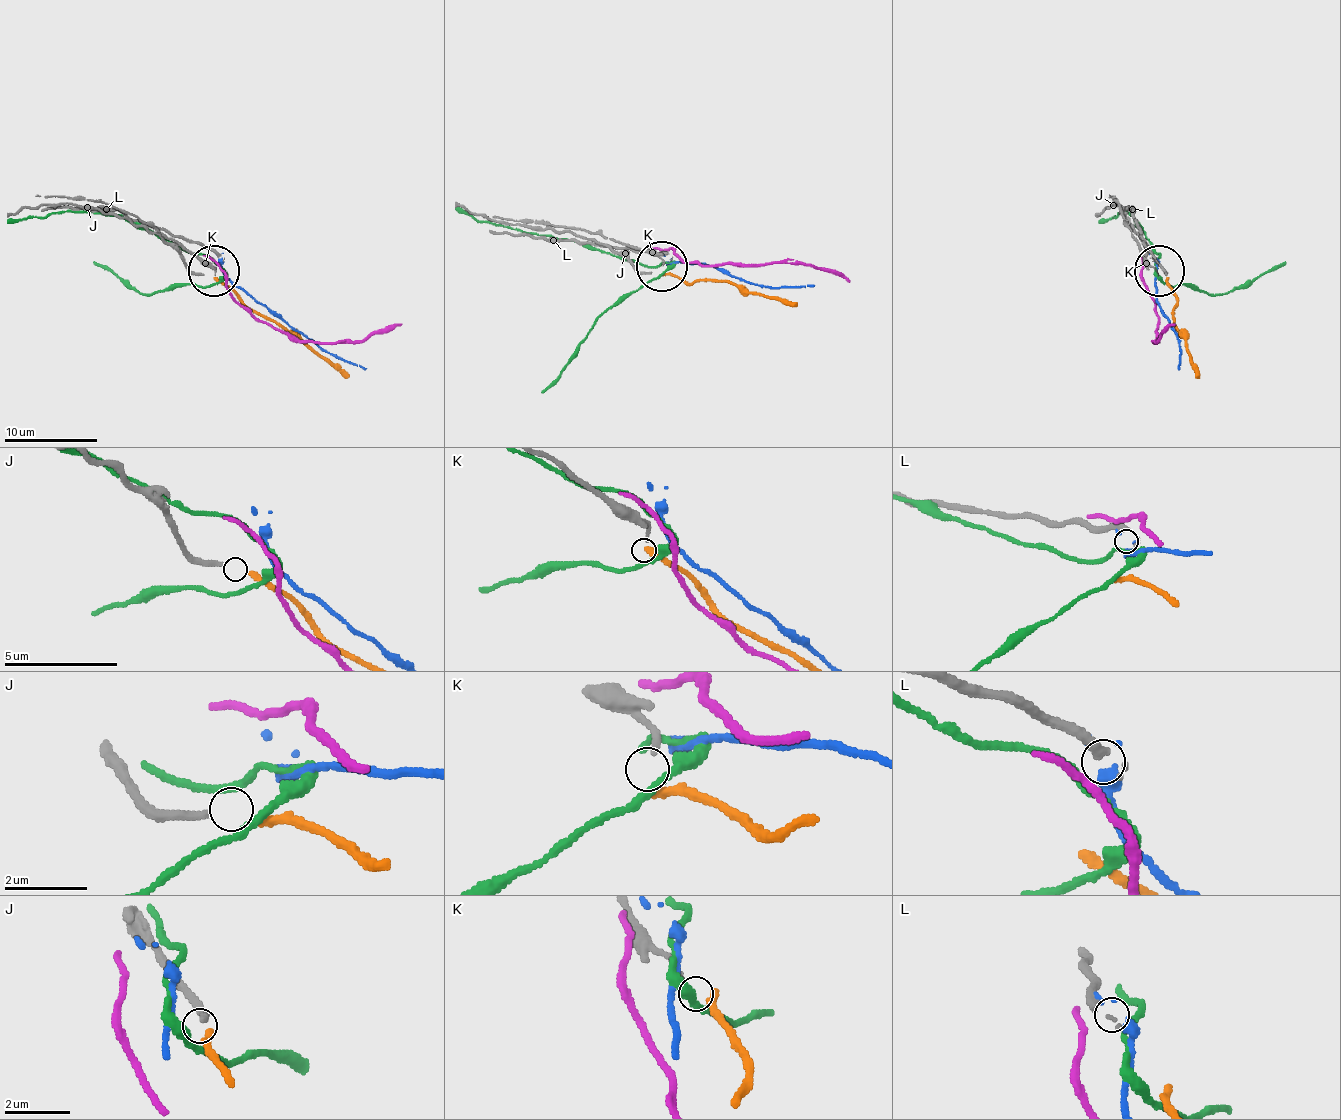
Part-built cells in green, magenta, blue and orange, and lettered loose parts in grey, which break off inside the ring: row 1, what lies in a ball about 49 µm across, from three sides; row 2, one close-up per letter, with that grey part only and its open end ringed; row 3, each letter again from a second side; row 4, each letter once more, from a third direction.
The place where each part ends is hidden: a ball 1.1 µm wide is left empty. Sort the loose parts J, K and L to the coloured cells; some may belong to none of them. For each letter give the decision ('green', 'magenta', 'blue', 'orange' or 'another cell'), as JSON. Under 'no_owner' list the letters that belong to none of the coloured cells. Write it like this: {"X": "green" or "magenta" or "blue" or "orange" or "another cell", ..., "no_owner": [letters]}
{"J": "orange", "K": "another cell", "L": "another cell", "no_owner": ["K", "L"]}

